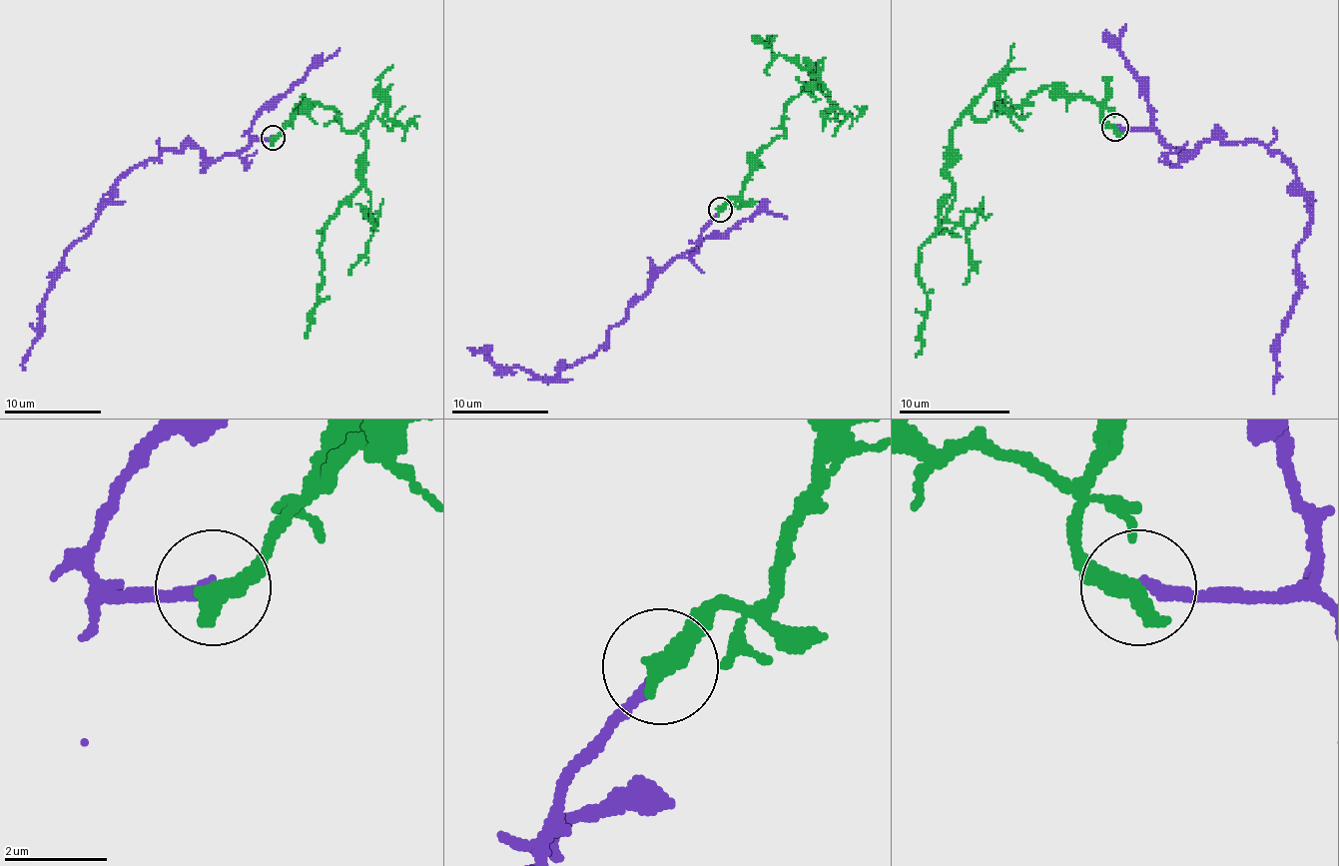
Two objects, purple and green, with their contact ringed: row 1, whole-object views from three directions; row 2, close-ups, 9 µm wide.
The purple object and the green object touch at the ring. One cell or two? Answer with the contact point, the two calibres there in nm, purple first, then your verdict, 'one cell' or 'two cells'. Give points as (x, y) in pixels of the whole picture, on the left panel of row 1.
place (273, 138); calibres 220 and 500 nm; two cells

